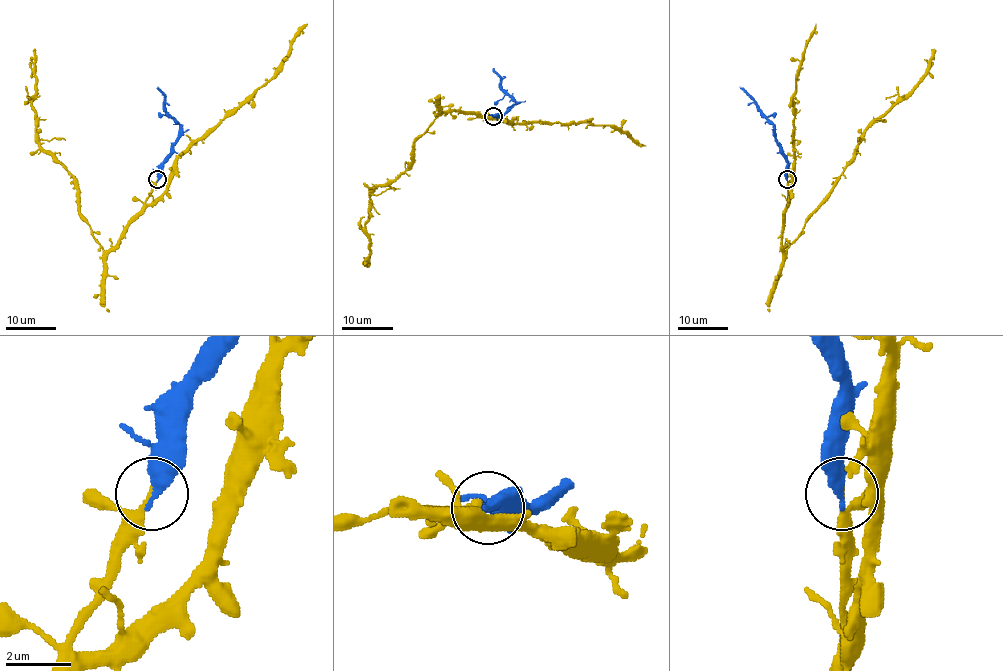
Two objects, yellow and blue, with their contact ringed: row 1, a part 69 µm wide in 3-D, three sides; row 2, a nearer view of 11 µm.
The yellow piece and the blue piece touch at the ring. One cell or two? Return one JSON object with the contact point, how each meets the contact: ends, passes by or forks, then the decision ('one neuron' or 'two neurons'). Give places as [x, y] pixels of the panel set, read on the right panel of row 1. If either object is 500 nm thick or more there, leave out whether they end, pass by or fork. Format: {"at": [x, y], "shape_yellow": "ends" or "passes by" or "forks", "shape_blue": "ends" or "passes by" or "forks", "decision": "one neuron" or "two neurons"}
{"at": [787, 179], "shape_yellow": "passes by", "shape_blue": "ends", "decision": "one neuron"}

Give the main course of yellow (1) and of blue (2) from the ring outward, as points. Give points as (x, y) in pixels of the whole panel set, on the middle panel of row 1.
1: (494, 116), (439, 114), (415, 142), (410, 165), (372, 191), (367, 267)
2: (494, 116), (500, 116), (515, 104), (501, 89), (501, 77), (494, 68)

